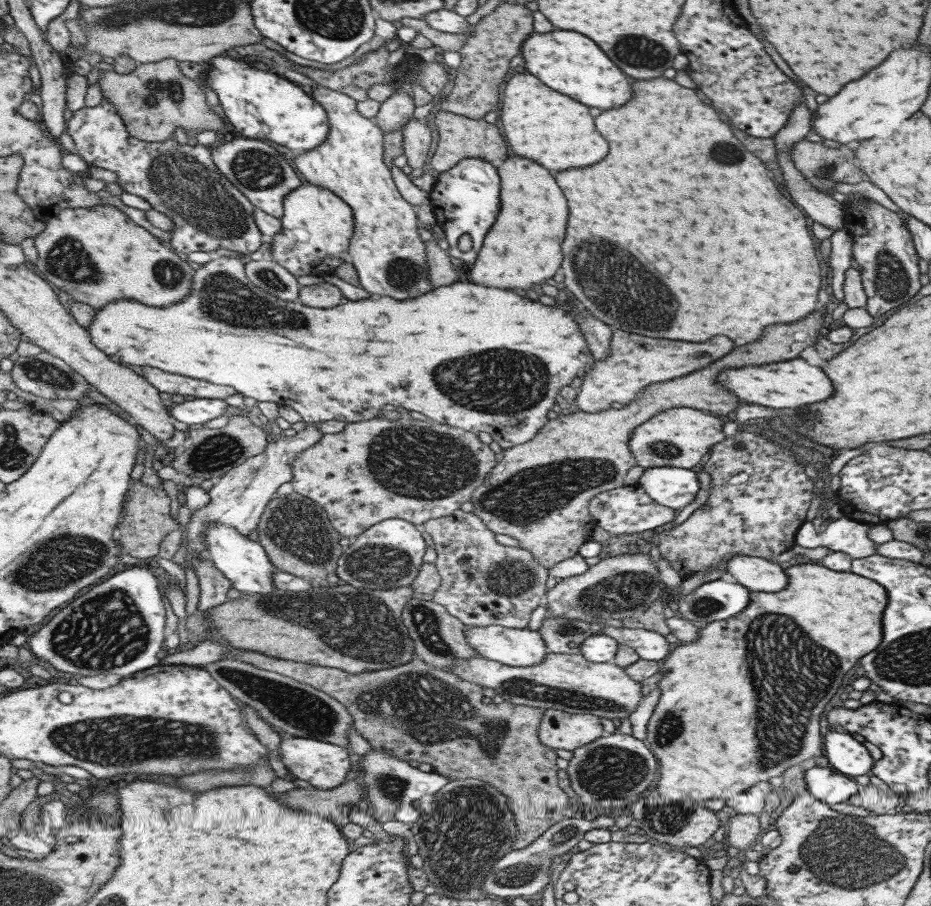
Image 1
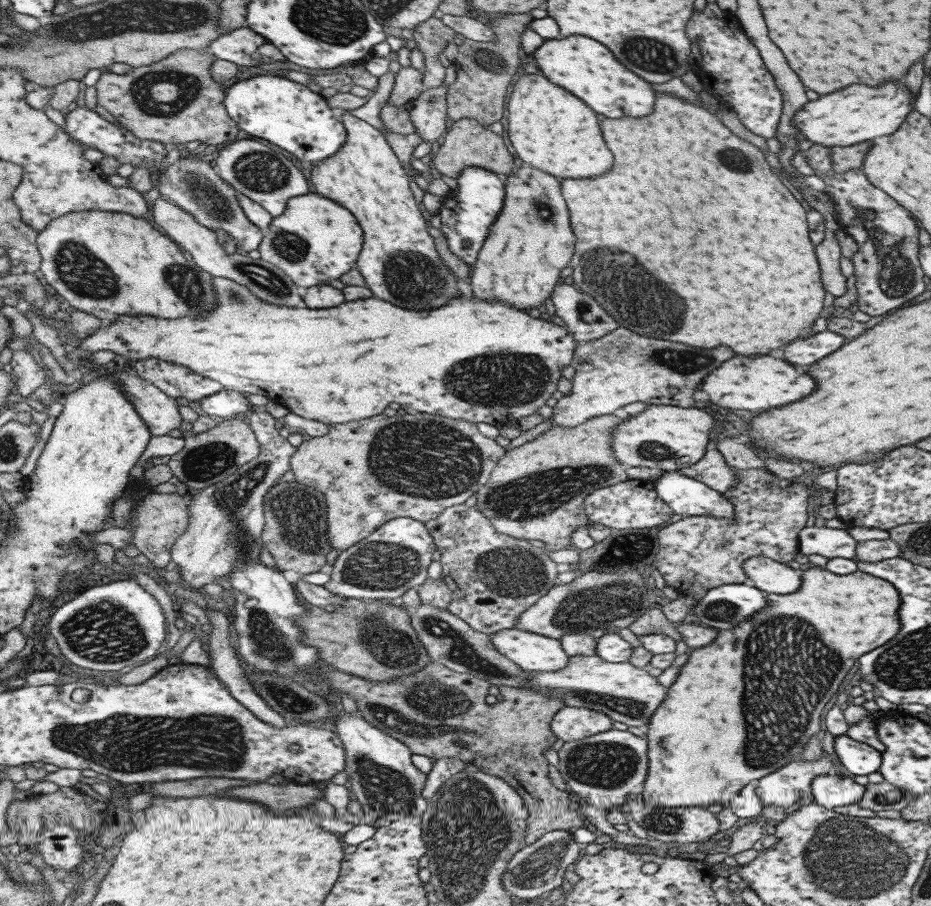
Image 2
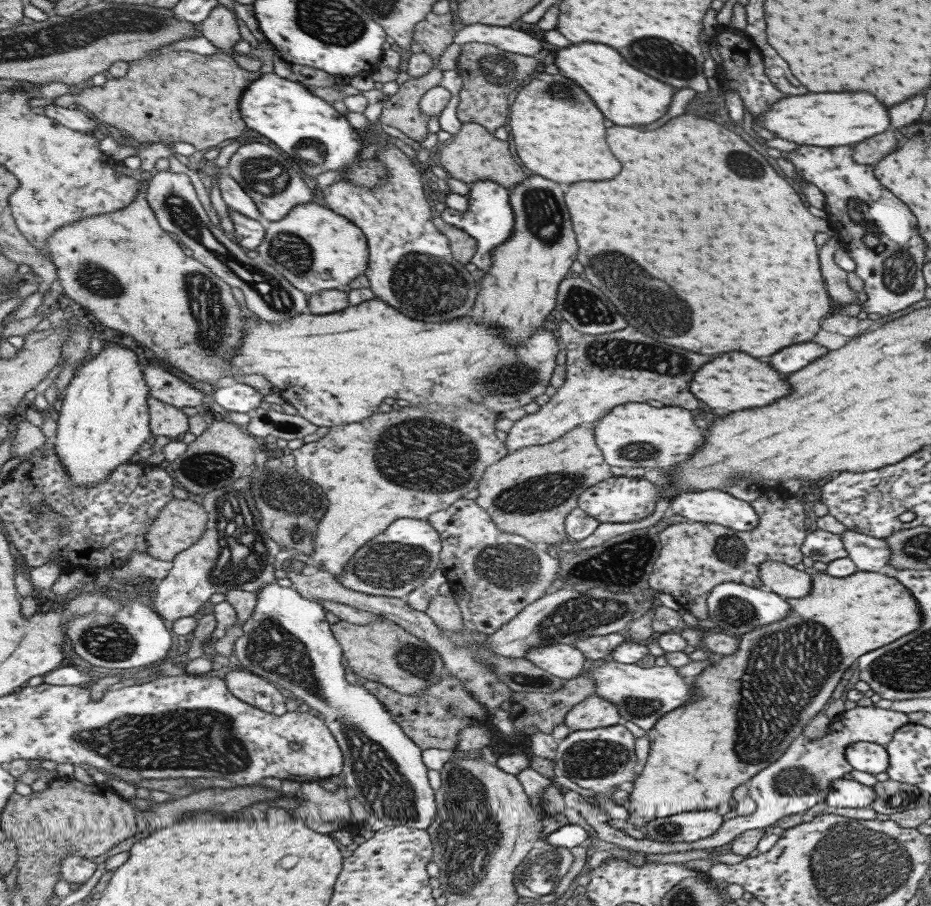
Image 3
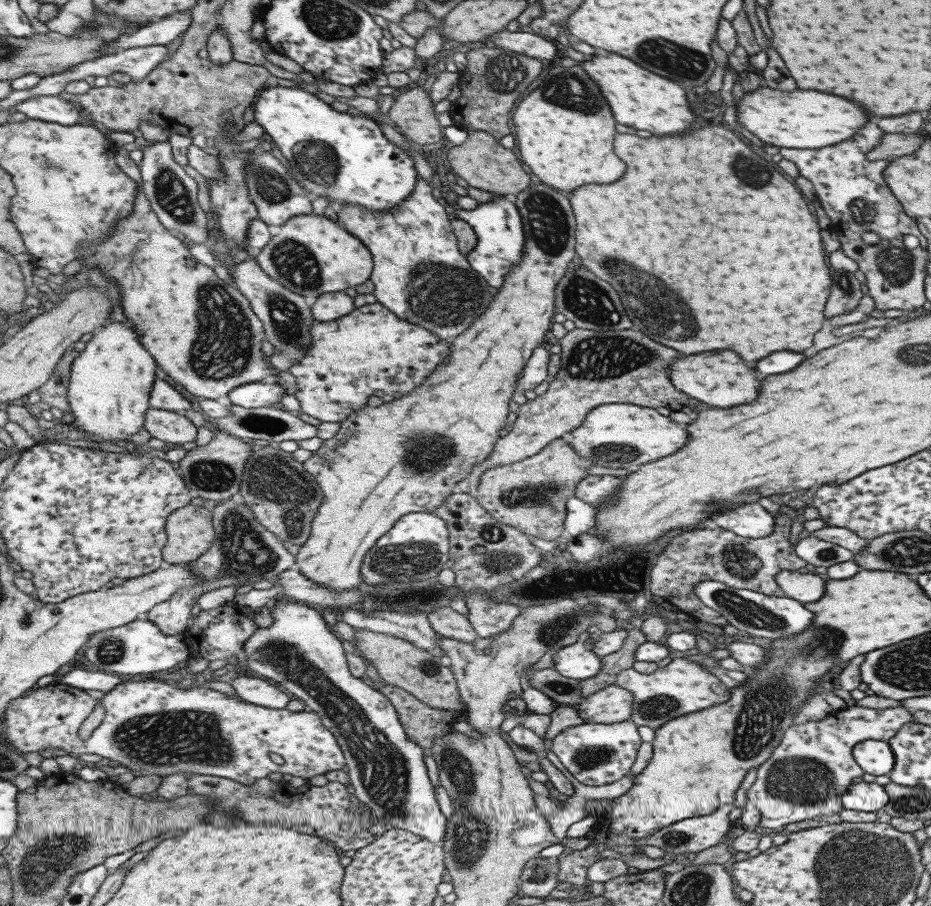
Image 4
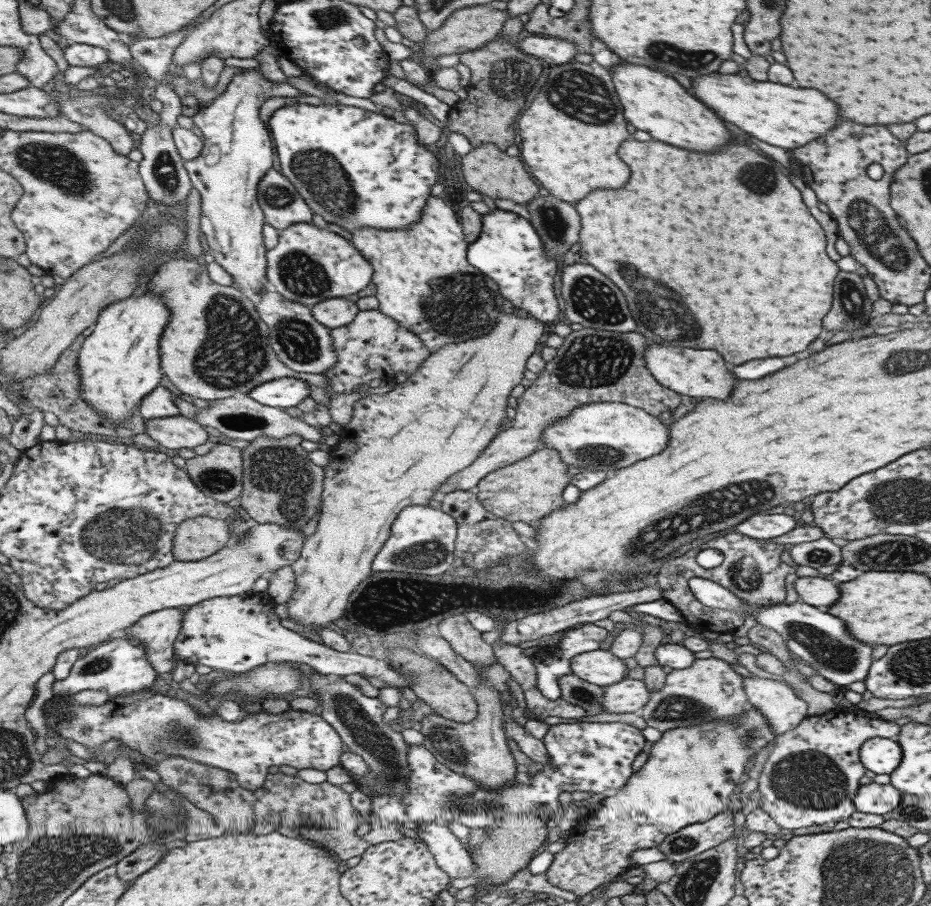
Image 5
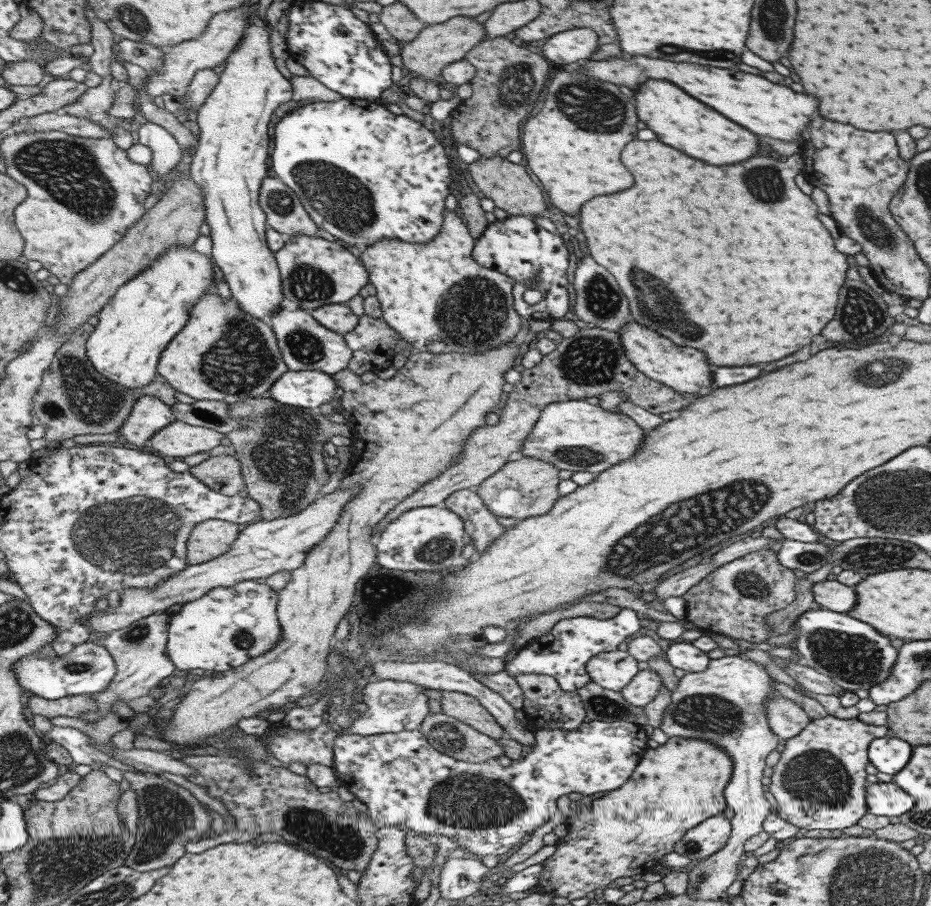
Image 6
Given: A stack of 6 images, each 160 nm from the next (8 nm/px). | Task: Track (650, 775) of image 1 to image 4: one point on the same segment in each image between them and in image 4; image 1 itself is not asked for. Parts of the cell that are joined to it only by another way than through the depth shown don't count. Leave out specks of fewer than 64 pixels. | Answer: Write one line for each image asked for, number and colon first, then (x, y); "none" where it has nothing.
2: (605, 770)
3: (599, 760)
4: (596, 754)

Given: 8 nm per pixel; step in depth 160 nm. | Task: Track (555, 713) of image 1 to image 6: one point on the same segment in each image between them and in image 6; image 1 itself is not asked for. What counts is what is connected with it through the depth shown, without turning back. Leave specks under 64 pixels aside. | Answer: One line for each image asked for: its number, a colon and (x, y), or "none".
2: (569, 723)
3: (592, 712)
4: (611, 704)
5: (628, 695)
6: (642, 688)

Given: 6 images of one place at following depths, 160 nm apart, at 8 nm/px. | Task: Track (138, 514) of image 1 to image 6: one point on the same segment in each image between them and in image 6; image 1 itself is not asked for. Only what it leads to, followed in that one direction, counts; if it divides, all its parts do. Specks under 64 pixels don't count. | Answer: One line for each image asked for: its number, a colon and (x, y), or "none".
2: (161, 517)
3: (180, 523)
4: (190, 531)
5: (200, 537)
6: (210, 539)

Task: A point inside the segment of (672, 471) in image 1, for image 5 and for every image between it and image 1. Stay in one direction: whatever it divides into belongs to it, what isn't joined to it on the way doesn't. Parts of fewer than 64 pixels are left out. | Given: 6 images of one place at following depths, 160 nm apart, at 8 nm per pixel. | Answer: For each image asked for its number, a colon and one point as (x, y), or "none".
2: (685, 496)
3: (705, 506)
4: (746, 520)
5: (758, 526)

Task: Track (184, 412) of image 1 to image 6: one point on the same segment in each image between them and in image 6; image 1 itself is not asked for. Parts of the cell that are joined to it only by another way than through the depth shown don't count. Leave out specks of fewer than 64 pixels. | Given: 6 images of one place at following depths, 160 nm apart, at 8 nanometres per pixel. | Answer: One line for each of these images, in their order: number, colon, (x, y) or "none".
2: (225, 404)
3: (240, 398)
4: (260, 394)
5: (285, 392)
6: (308, 389)

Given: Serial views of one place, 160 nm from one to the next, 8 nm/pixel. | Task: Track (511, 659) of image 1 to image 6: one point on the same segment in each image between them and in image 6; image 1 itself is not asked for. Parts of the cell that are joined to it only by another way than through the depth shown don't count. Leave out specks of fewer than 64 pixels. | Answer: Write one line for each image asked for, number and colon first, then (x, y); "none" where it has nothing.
2: (532, 652)
3: (563, 661)
4: (576, 661)
5: (599, 667)
6: (612, 670)

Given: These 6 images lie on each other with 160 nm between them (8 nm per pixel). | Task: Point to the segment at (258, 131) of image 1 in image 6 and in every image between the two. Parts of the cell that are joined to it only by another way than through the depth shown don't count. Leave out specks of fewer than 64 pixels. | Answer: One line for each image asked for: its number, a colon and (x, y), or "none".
2: (287, 114)
3: (308, 129)
4: (344, 156)
5: (354, 168)
6: (362, 173)

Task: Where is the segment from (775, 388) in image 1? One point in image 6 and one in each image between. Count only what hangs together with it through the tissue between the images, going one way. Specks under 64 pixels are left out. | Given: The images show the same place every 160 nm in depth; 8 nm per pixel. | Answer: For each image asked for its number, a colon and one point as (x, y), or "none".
2: (761, 383)
3: (734, 381)
4: (720, 378)
5: (696, 373)
6: (682, 369)

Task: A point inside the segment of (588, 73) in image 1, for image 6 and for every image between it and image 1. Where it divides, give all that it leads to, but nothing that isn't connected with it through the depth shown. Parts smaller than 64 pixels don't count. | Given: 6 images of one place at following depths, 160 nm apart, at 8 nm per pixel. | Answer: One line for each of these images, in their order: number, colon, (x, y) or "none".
2: (580, 65)
3: (625, 96)
4: (637, 98)
5: (652, 102)
6: (683, 123)

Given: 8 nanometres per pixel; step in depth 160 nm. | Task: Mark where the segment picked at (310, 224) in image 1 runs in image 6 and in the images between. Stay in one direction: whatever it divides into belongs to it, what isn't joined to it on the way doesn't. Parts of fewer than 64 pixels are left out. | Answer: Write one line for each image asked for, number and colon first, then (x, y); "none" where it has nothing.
2: (314, 240)
3: (314, 249)
4: (310, 255)
5: (308, 264)
6: (314, 272)

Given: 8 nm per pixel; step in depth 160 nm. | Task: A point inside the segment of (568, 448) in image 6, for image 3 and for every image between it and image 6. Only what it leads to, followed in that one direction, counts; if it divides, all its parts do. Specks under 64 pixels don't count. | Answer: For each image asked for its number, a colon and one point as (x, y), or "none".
3: (634, 434)
4: (618, 435)
5: (600, 436)

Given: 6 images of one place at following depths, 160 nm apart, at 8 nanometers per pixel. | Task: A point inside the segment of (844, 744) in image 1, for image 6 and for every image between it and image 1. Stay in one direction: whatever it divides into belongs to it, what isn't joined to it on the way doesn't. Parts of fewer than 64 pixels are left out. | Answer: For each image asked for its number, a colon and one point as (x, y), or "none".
2: (859, 759)
3: (868, 757)
4: (874, 757)
5: (881, 755)
6: (888, 755)

